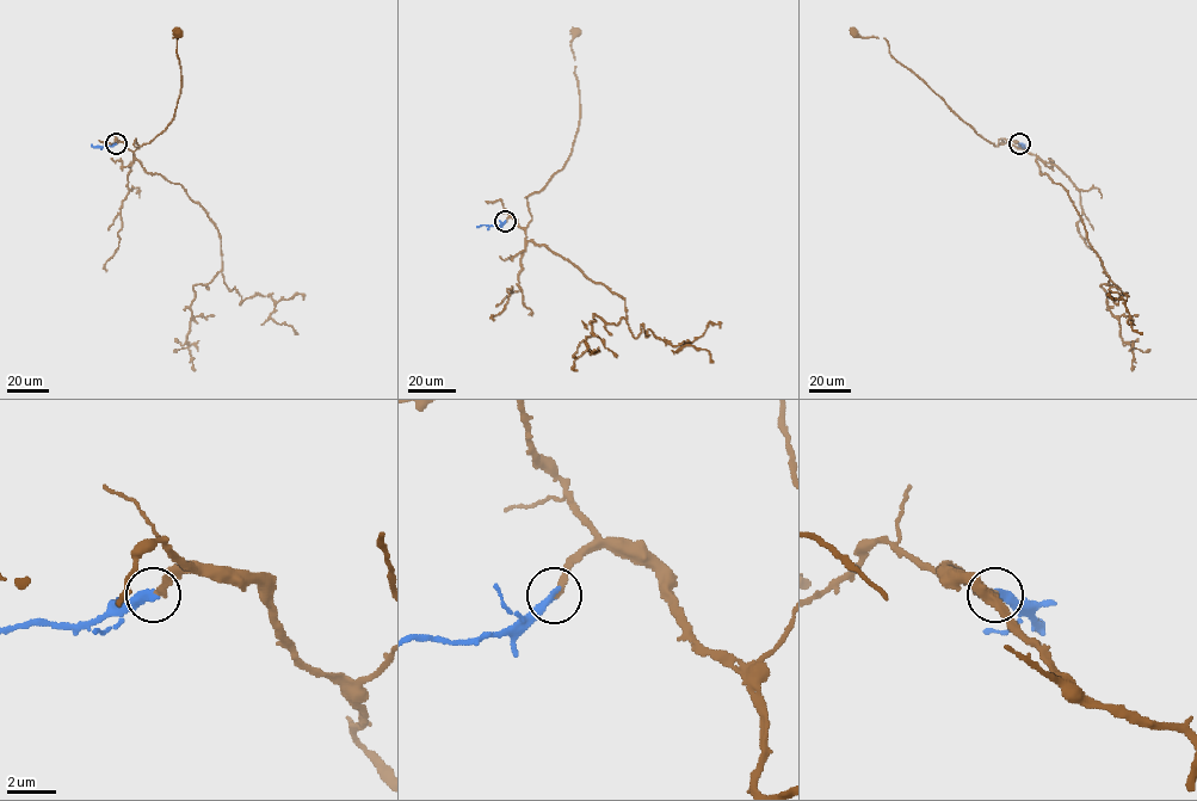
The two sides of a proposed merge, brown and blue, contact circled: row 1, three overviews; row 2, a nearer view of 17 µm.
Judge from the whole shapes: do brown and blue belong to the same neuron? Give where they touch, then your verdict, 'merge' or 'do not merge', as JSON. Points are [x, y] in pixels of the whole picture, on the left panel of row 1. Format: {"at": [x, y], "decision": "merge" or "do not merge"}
{"at": [116, 143], "decision": "merge"}

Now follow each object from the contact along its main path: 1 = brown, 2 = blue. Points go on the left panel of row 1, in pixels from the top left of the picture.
1: (116, 143), (134, 151), (140, 148), (135, 139), (135, 146), (149, 143), (171, 122), (181, 85), (178, 32)
2: (116, 143), (91, 145)

